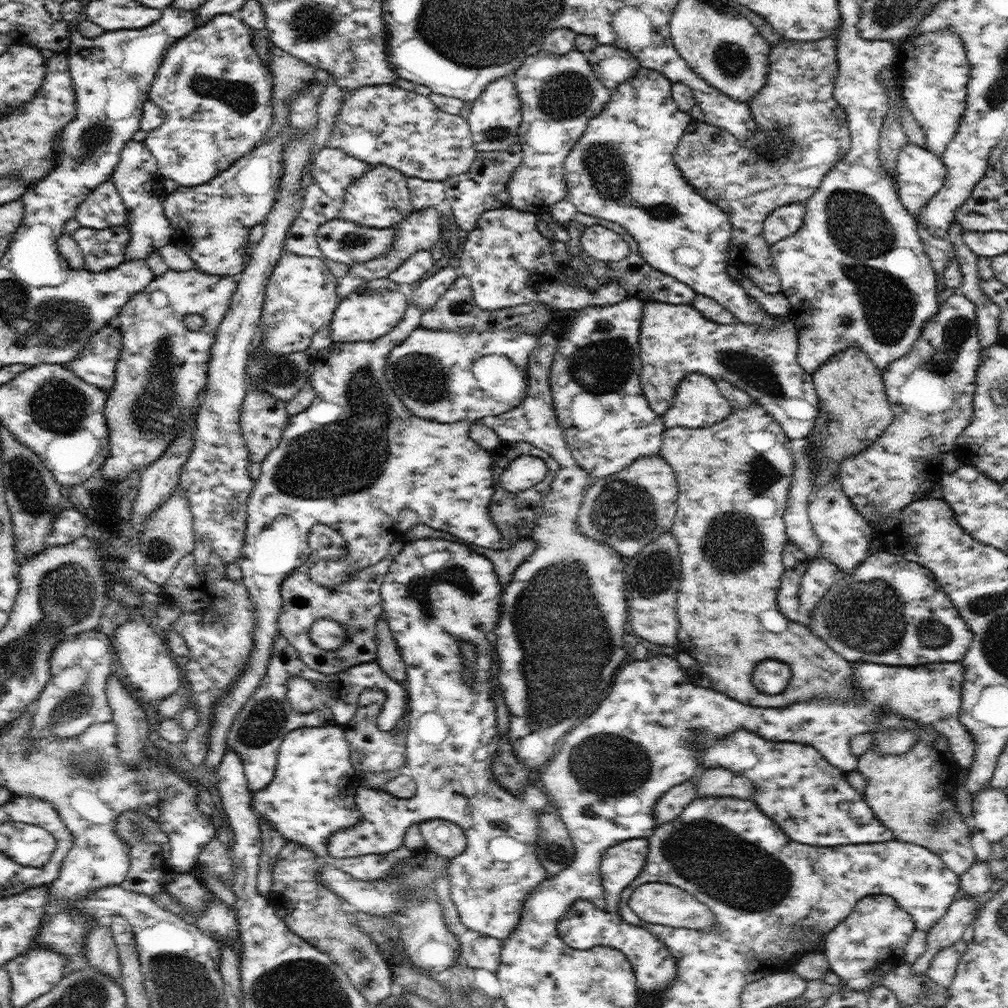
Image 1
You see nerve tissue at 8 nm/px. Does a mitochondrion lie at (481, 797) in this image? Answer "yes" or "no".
yes

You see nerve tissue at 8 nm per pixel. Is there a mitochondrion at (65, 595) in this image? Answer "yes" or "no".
yes

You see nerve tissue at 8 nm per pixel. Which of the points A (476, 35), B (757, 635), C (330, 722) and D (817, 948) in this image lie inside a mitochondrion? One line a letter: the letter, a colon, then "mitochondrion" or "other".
A: mitochondrion
B: other
C: other
D: other

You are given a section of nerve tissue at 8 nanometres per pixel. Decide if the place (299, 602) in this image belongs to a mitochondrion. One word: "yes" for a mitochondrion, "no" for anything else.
no

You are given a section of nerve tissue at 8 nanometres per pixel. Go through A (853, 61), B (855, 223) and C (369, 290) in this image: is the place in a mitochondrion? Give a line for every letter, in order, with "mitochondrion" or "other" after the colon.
A: other
B: mitochondrion
C: mitochondrion

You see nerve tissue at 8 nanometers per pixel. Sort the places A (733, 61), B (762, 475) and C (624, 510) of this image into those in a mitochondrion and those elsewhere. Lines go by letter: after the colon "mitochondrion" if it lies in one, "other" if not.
A: mitochondrion
B: mitochondrion
C: mitochondrion

